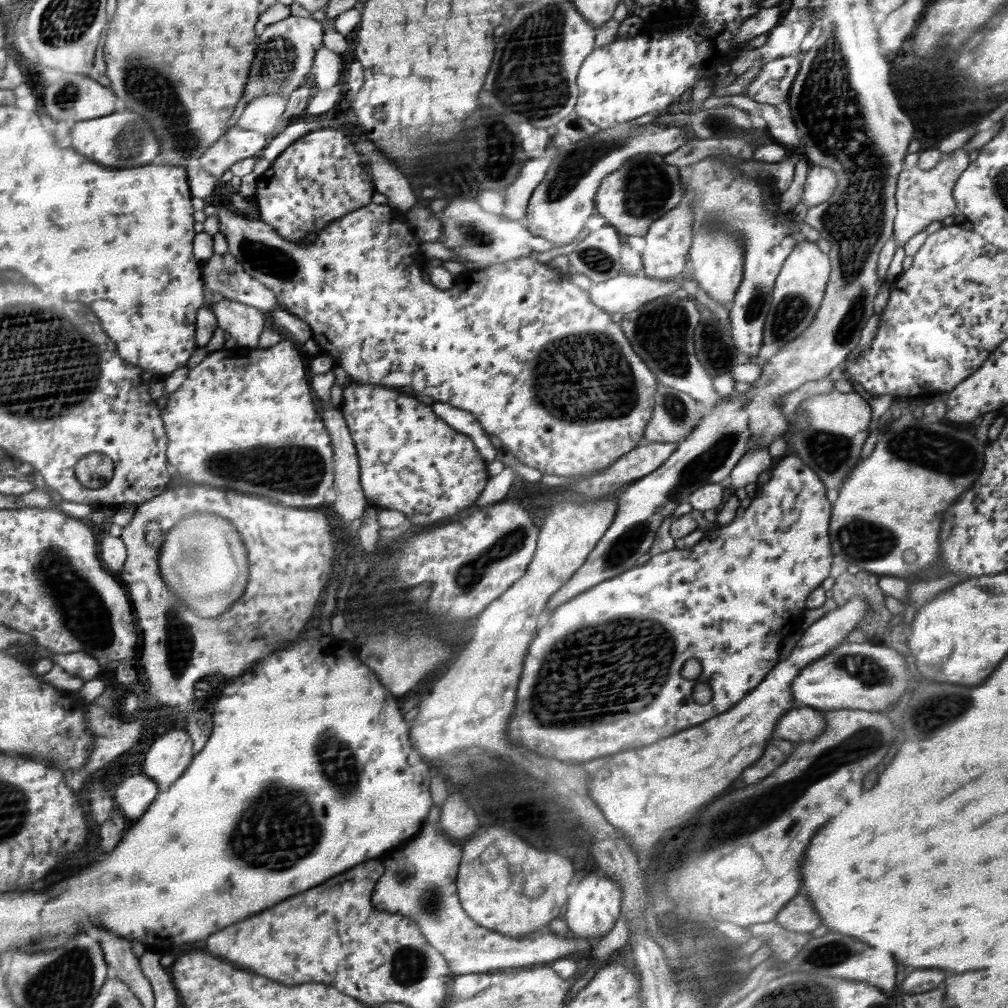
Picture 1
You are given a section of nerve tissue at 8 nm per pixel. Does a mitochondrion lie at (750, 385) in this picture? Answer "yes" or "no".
no

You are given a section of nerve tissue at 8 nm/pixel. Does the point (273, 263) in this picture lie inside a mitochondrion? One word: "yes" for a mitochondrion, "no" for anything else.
yes

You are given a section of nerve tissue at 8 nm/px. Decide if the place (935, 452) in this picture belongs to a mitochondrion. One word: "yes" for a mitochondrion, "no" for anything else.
yes

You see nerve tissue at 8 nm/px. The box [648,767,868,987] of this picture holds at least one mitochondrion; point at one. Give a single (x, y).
(841, 952)

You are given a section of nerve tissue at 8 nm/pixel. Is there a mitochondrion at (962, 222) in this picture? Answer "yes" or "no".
no

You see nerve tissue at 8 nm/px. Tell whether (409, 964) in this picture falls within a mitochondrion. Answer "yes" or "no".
yes

